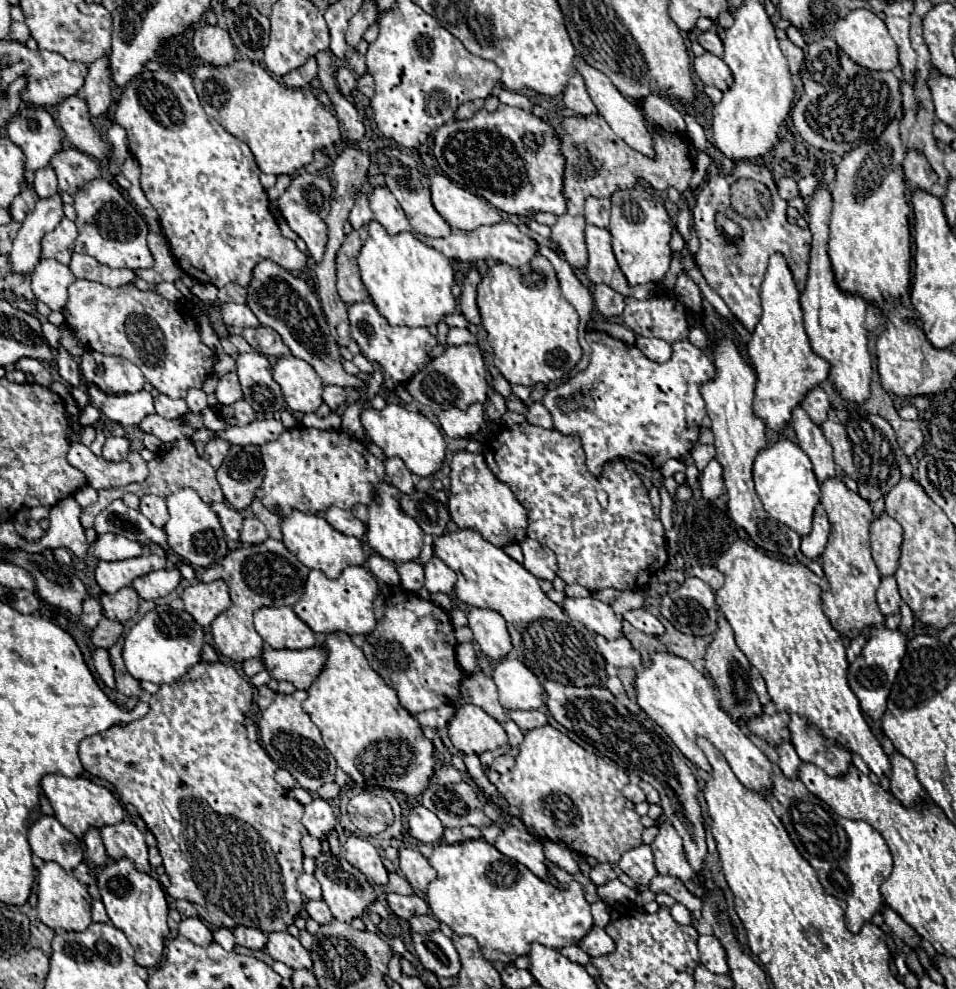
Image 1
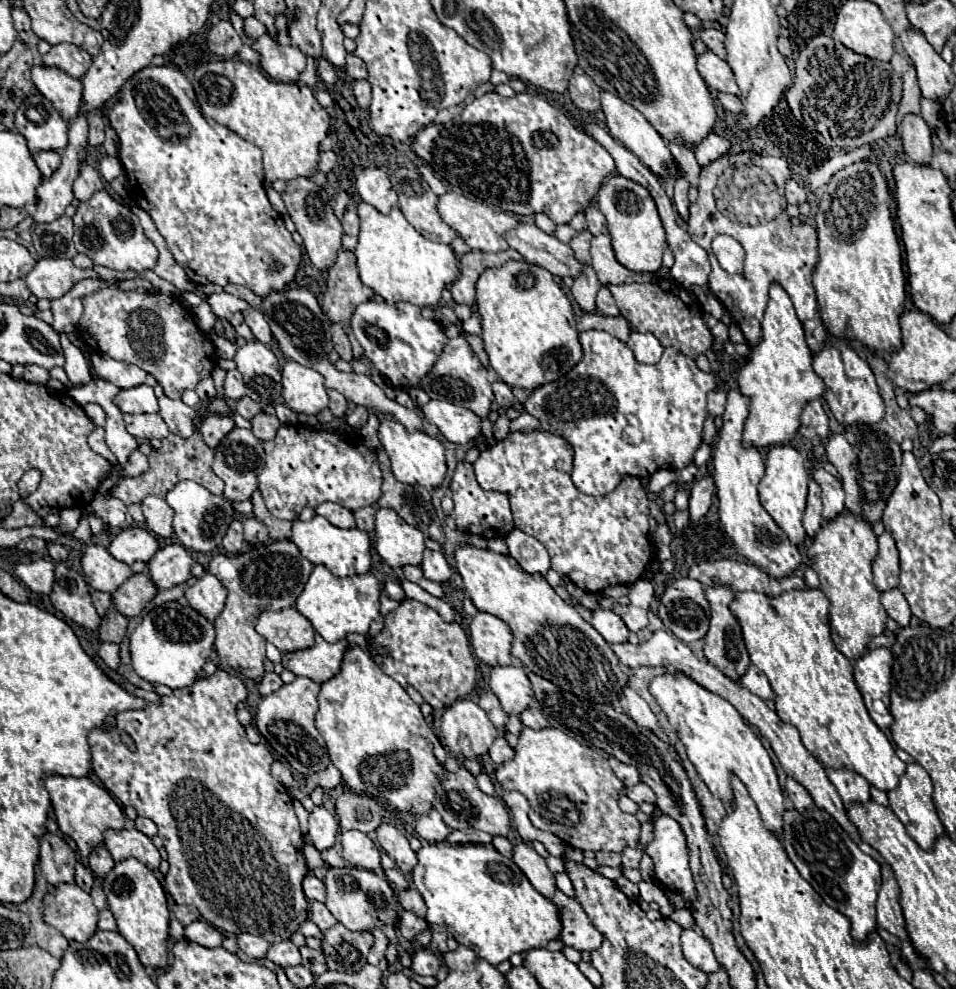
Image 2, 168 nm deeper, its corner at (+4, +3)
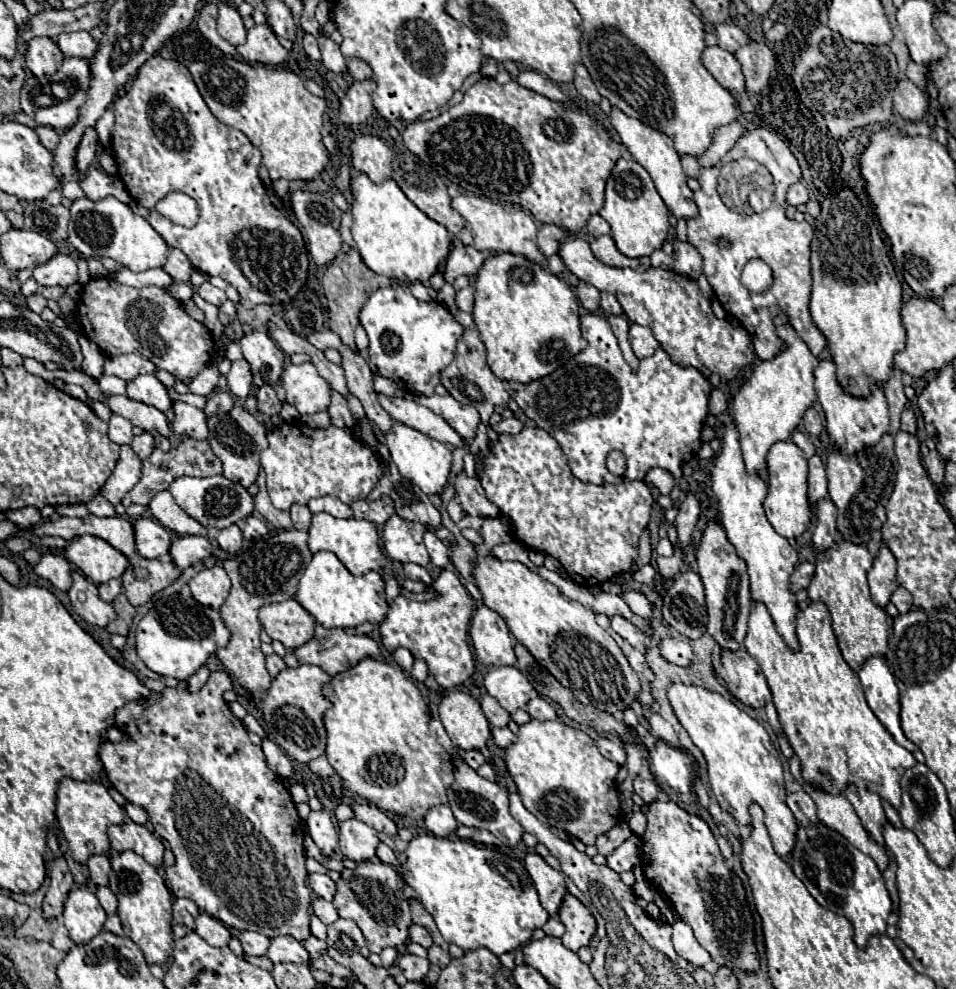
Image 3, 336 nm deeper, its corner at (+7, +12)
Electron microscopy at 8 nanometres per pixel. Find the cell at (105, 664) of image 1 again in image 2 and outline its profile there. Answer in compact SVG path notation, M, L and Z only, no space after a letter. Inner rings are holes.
M101 643L99 657L103 659L103 663L111 671L117 671L117 667L119 667L119 645L117 643Z

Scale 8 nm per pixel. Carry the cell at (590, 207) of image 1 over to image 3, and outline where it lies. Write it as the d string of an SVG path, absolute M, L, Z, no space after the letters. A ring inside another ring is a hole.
M592 214L592 218L590 218L588 224L586 224L586 230L588 230L590 236L598 238L598 236L610 234L610 224L608 224L600 214Z

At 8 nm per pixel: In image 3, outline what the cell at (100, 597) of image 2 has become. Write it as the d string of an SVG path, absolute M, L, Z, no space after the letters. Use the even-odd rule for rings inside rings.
M114 578L110 582L104 582L98 586L100 590L100 598L106 600L106 602L112 602L120 592L122 592L122 580L120 578Z

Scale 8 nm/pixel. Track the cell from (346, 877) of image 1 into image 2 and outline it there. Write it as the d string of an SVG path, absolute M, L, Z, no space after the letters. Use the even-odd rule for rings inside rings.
M331 867L323 879L323 885L327 893L327 909L351 931L367 931L369 927L383 927L399 919L395 891L391 889L387 879L377 877L373 871L357 867Z

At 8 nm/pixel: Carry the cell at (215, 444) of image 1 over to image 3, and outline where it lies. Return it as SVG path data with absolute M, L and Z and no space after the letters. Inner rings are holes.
M214 392L210 398L208 398L208 404L206 404L206 416L212 416L216 412L228 412L232 410L234 402L232 402L232 396L230 392Z

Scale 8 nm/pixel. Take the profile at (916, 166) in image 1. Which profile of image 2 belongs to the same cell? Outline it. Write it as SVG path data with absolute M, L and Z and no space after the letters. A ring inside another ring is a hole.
M905 115L901 125L901 139L903 139L903 153L907 161L915 165L929 165L933 147L931 147L931 131L923 117L919 115Z

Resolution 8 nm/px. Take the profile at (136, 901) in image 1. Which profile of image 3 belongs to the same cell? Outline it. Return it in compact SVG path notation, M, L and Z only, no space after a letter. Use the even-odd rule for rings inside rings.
M132 850L114 854L110 858L110 862L112 862L112 872L110 872L108 888L118 898L118 916L122 918L122 926L124 926L126 936L134 944L140 946L140 950L144 952L148 964L164 964L172 954L172 942L174 942L174 938L172 938L172 922L170 922L172 920L172 894L170 894L170 890L166 888L162 876L142 856L138 856Z

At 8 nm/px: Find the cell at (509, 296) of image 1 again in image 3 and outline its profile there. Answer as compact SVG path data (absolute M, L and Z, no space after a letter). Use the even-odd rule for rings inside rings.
M512 252L488 258L478 270L472 318L478 326L480 340L488 350L488 366L500 380L508 382L528 384L532 380L544 378L588 346L588 342L580 336L580 304L568 284L544 270L540 264Z

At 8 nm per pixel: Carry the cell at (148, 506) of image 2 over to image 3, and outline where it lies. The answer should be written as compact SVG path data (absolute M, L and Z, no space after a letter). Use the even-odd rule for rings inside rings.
M162 490L158 492L152 502L148 504L152 516L162 524L166 526L170 532L176 532L176 534L208 534L208 526L200 526L200 522L196 522L192 516L188 516L172 498L170 492Z

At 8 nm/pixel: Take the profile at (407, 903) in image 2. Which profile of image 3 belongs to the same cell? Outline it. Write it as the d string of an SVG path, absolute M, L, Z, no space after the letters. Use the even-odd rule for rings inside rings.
M410 900L410 910L412 910L412 920L414 920L416 924L424 926L424 928L430 932L434 944L438 944L442 950L448 950L448 942L440 936L436 924L434 924L434 918L424 910L424 906L420 904L420 900Z

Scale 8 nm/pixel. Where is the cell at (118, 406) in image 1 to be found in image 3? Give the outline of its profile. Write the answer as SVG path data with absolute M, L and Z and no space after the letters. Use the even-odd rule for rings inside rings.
M138 376L132 382L128 382L128 398L150 404L162 412L168 410L168 406L172 404L166 386L156 378L156 376Z

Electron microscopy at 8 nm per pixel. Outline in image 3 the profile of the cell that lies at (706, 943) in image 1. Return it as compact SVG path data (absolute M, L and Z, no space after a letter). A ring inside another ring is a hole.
M676 920L672 924L672 944L674 944L674 950L684 958L688 960L690 964L694 966L704 966L706 962L710 962L710 954L696 942L694 934L692 934L692 928L688 924L684 924L682 920Z

